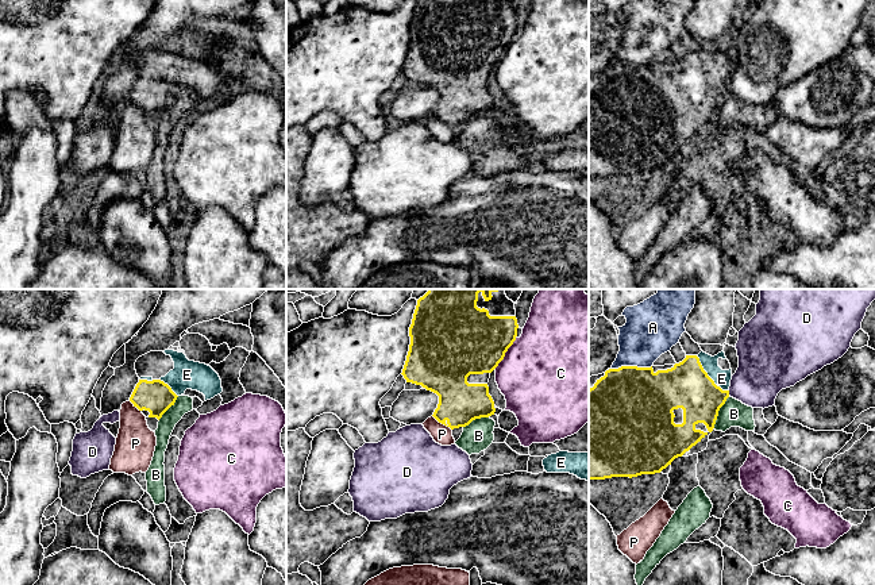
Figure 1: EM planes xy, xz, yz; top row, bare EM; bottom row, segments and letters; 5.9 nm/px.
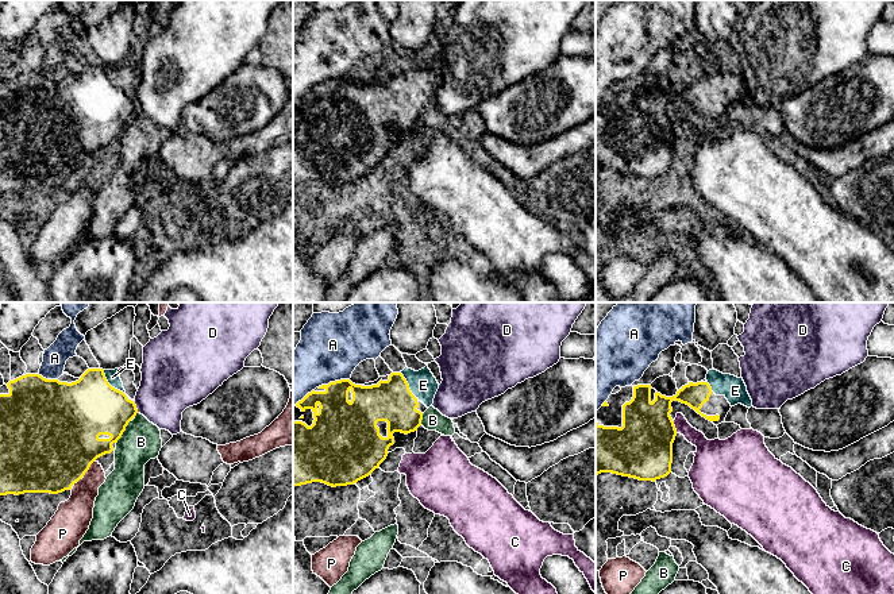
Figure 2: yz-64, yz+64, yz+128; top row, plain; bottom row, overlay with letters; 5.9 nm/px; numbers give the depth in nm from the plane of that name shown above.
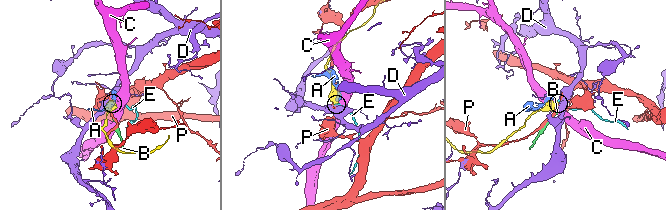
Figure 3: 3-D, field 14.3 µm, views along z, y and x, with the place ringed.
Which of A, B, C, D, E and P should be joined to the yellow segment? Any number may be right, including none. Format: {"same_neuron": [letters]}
{"same_neuron": ["E"]}

